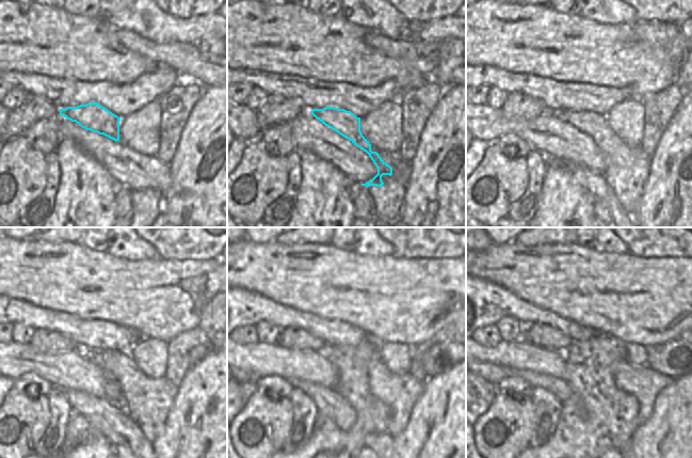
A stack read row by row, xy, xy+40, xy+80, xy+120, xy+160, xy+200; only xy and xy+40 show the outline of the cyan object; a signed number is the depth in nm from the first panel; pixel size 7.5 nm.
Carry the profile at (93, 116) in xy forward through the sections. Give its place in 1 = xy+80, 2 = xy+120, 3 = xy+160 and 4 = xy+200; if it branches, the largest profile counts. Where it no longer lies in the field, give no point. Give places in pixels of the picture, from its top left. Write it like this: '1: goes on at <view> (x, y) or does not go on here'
1: goes on at xy+80 (594, 125)
2: goes on at xy+120 (122, 366)
3: goes on at xy+160 (395, 382)
4: goes on at xy+200 (634, 378)

